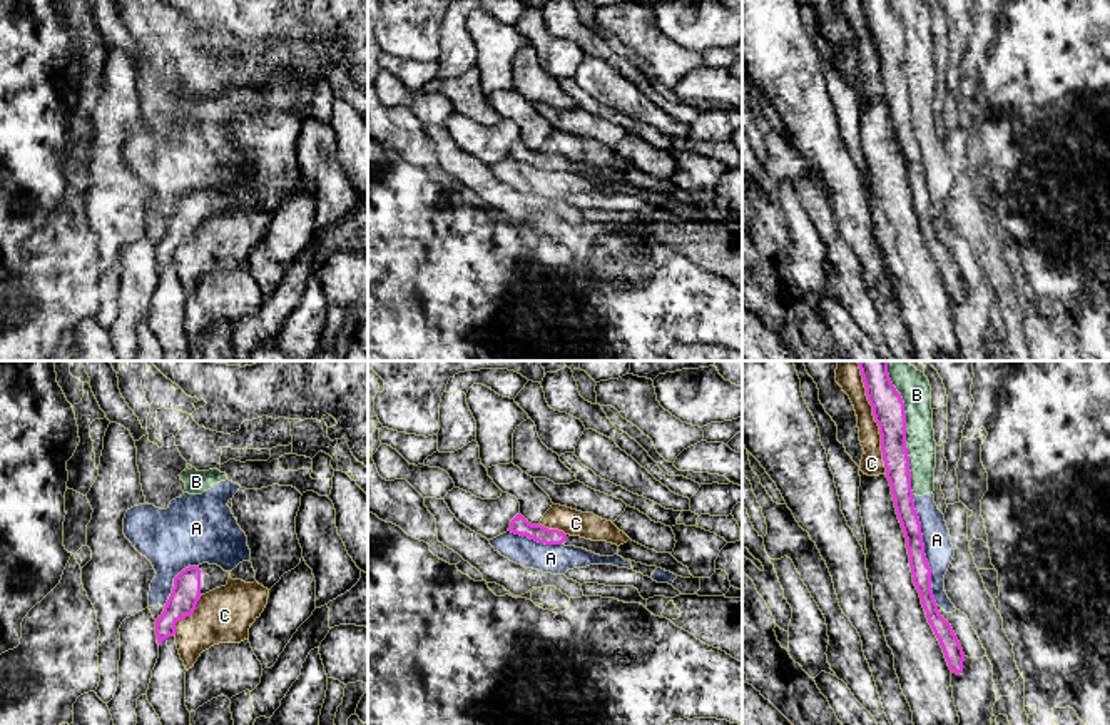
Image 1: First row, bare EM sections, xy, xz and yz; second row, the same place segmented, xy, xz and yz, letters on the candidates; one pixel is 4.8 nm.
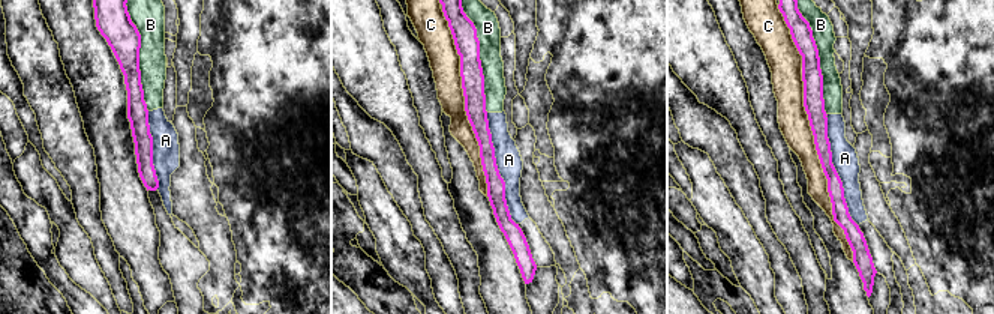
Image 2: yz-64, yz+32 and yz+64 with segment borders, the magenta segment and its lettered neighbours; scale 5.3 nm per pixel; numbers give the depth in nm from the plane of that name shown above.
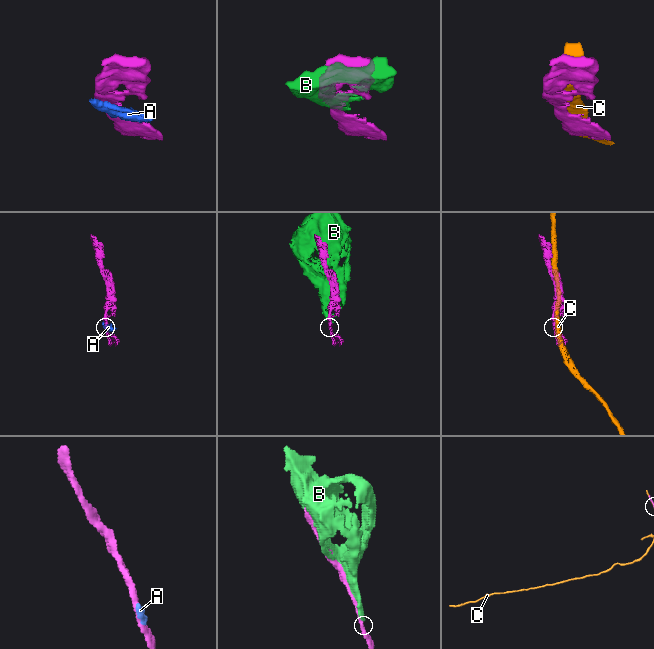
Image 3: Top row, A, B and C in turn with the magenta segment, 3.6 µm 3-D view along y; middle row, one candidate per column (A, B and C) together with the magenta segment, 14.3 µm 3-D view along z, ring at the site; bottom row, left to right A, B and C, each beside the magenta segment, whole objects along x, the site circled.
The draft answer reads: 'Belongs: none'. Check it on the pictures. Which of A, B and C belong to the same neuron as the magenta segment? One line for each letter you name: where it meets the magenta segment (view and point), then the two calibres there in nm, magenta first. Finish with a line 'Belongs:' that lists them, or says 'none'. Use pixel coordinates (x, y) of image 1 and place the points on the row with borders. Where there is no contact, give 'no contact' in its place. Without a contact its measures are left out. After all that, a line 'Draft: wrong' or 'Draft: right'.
Belongs: none
Draft: right

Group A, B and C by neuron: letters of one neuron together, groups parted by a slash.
A B / C

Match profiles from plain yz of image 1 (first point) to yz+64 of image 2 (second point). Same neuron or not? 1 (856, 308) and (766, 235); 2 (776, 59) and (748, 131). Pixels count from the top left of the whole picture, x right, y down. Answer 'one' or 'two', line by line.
1: one
2: one

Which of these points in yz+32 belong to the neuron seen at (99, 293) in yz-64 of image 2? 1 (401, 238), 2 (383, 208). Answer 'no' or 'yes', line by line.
1: no
2: no

